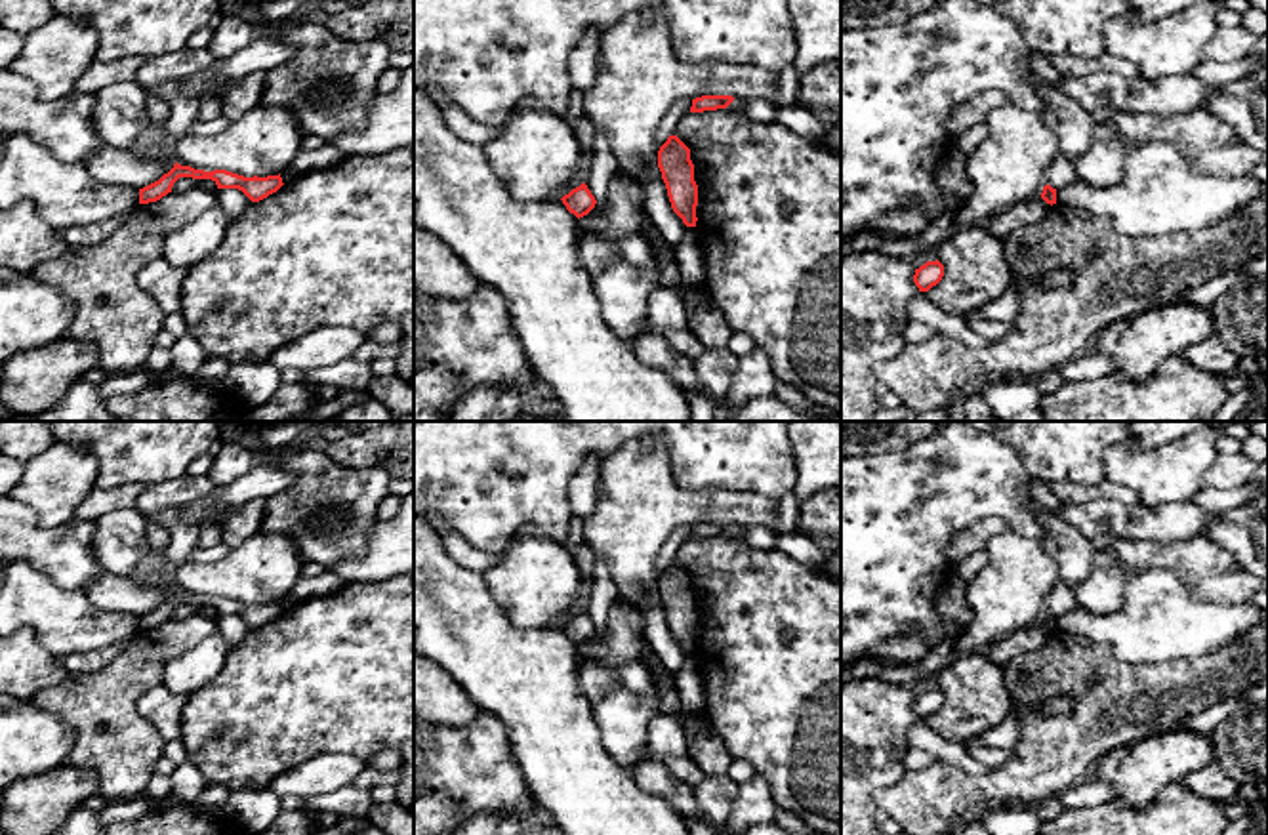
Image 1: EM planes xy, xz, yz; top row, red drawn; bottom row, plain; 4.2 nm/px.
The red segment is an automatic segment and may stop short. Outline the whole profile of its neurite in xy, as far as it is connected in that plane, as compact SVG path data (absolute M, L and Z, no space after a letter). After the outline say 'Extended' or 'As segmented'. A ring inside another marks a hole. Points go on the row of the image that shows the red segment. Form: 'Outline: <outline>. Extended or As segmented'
Outline: M174 164L174 168L164 173L158 181L139 189L139 204L156 202L168 193L172 193L174 183L179 177L193 177L193 179L212 179L217 189L238 189L242 191L252 202L259 202L269 194L276 193L284 183L280 173L267 175L267 177L244 177L227 170L194 170L191 166Z. As segmented

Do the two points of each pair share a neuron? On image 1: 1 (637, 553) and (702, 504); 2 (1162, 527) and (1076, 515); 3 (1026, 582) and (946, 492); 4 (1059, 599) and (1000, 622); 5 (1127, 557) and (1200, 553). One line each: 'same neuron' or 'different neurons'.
1: same neuron
2: same neuron
3: different neurons
4: different neurons
5: same neuron

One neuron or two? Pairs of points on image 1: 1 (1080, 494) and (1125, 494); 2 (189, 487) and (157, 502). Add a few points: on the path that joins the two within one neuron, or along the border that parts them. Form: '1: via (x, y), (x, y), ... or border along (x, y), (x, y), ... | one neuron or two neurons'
1: via (1091, 492), (1114, 492) | one neuron
2: via (182, 492), (164, 496) | one neuron

